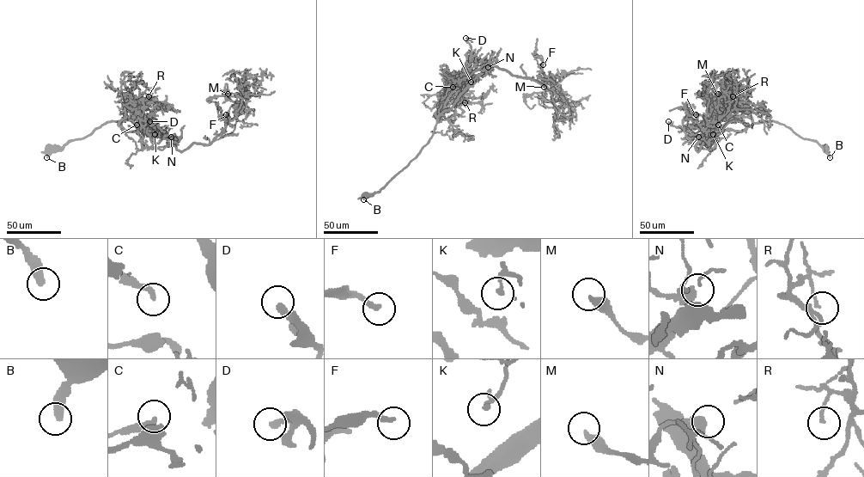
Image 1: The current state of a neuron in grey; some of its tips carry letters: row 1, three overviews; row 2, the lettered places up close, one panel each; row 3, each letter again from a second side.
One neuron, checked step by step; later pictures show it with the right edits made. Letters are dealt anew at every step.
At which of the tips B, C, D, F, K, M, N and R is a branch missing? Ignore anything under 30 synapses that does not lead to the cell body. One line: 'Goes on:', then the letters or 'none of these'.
Goes on: none of these

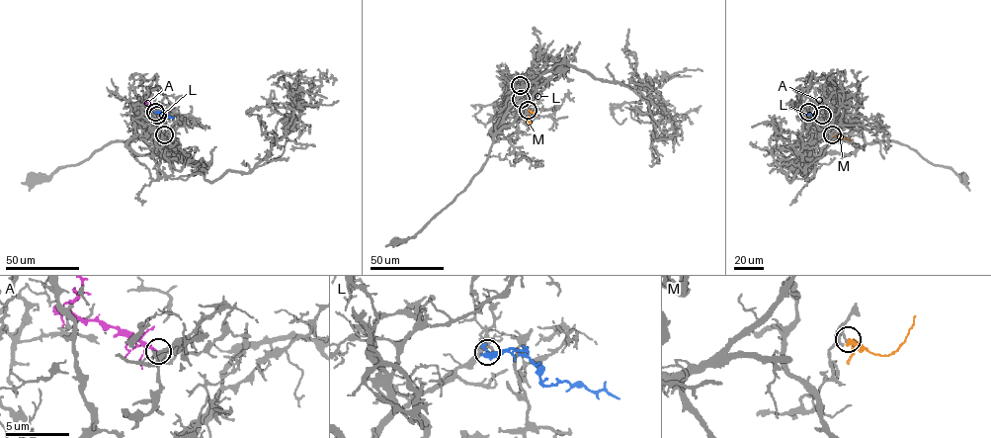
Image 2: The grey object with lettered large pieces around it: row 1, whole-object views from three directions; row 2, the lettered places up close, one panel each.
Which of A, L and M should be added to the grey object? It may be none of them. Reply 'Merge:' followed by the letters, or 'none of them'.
Merge: L

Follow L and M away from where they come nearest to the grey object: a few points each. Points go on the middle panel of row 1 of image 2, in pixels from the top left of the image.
L: (520, 85), (524, 85), (536, 96)
M: (528, 110), (531, 126)

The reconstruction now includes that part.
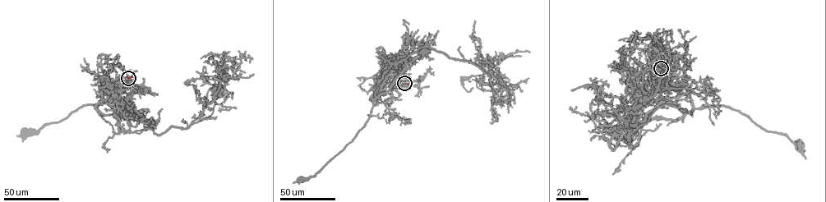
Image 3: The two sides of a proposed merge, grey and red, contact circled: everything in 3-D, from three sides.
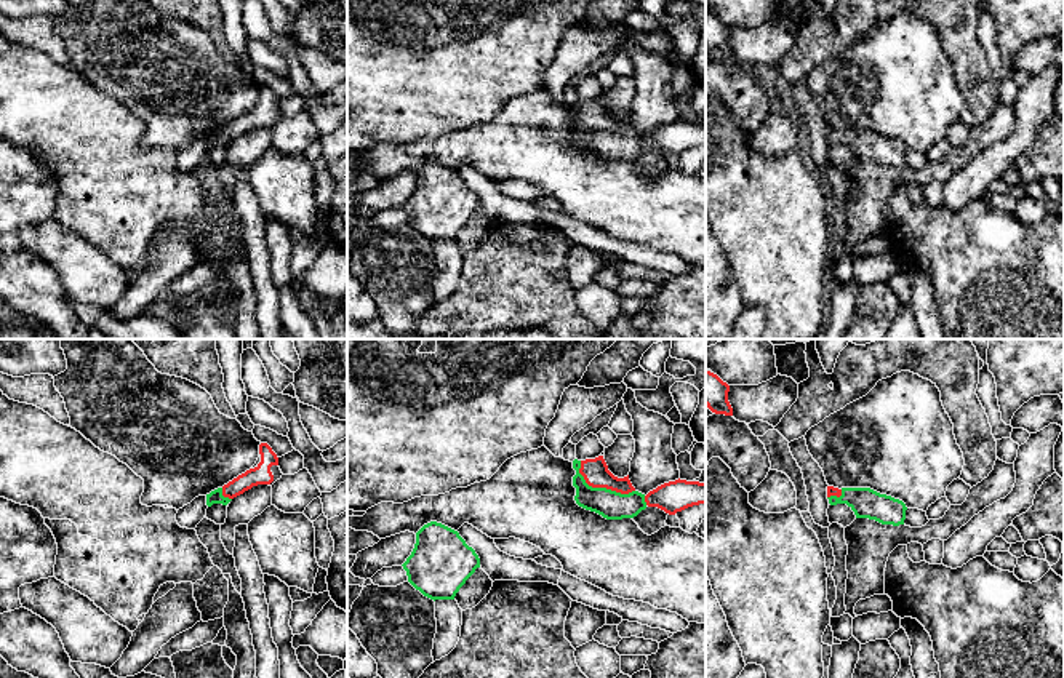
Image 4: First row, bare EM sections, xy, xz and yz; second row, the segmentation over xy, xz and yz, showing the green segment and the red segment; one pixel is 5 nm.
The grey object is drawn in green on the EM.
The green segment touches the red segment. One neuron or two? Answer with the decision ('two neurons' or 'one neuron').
one neuron

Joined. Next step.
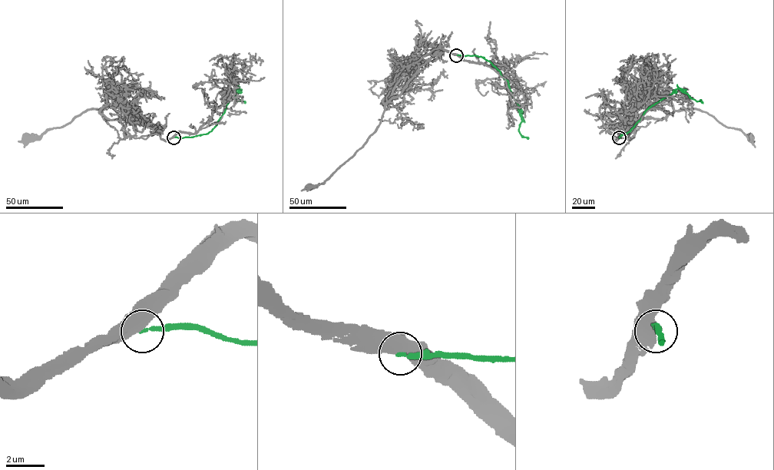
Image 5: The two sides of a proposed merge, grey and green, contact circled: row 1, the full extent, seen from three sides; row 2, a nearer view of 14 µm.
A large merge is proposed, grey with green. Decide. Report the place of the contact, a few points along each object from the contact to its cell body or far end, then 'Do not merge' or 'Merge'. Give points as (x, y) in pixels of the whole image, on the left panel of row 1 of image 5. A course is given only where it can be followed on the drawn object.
Place: (173, 137). Course of grey: (173, 137), (163, 140), (148, 118), (109, 120), (93, 108), (41, 136), (26, 136). Course of green: (173, 137), (193, 137), (210, 131), (236, 95), (236, 88), (239, 92), (236, 100), (245, 103). Do not merge

